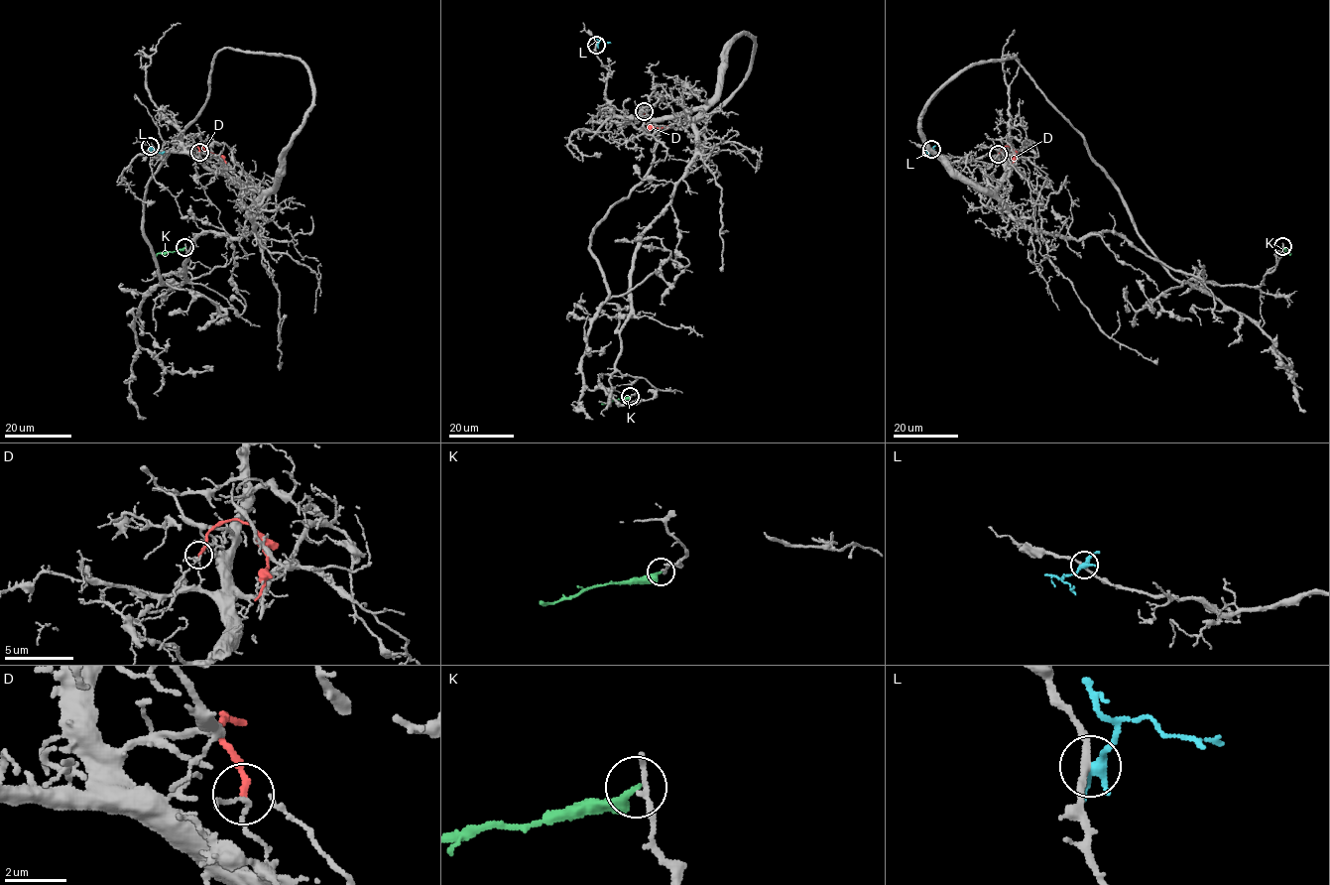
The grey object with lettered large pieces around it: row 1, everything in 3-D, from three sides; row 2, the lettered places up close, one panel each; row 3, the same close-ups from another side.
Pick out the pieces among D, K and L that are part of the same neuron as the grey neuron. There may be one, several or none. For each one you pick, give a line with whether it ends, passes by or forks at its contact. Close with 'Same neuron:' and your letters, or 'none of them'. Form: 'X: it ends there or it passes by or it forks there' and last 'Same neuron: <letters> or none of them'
Same neuron: none of them

